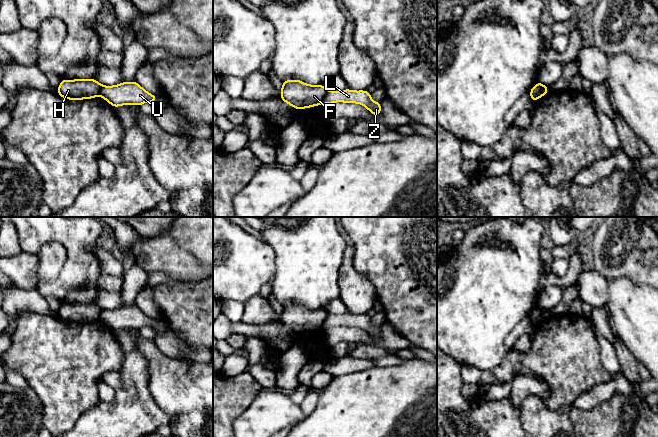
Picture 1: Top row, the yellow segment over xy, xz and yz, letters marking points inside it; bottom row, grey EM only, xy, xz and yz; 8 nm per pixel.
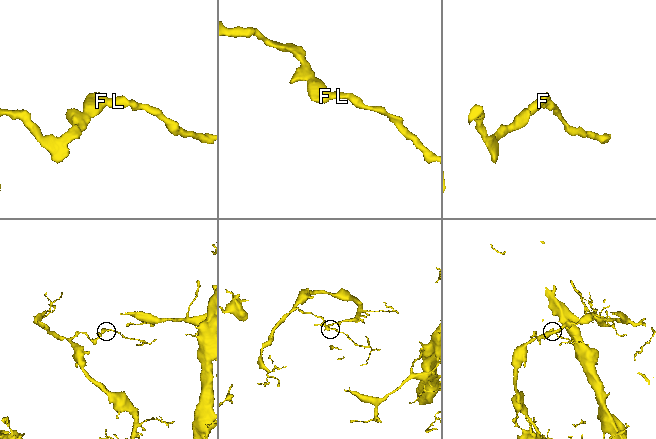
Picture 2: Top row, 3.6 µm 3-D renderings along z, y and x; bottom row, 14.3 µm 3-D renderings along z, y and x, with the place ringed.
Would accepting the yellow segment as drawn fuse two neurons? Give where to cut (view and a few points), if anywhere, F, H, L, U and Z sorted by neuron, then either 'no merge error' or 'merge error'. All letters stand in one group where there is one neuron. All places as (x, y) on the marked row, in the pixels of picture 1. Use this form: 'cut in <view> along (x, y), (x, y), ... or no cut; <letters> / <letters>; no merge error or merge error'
cut in xz along (327, 91), (322, 102); F H / L U Z; merge error

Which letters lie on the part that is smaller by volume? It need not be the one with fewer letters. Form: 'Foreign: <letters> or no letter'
Foreign: L, U, Z

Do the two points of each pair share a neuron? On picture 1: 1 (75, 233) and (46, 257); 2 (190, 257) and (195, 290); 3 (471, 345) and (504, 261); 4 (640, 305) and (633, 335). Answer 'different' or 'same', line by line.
1: different
2: different
3: same
4: same

